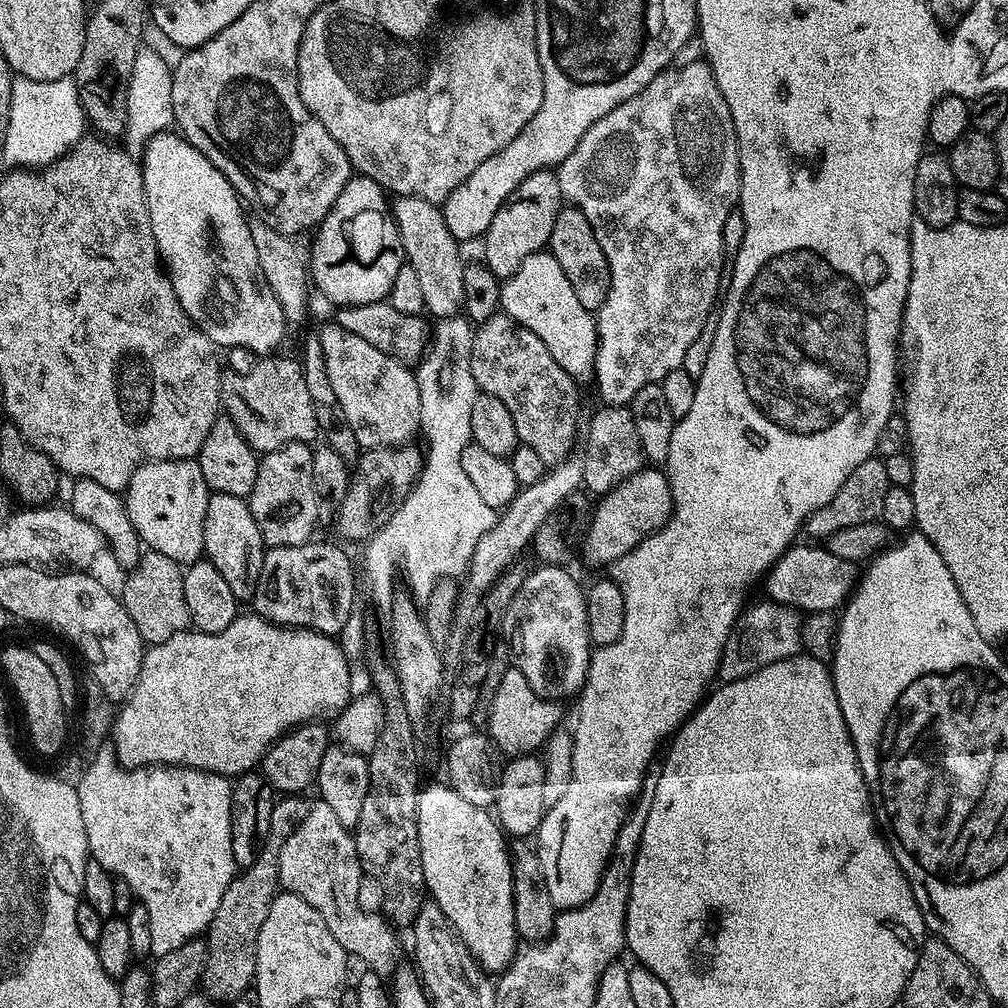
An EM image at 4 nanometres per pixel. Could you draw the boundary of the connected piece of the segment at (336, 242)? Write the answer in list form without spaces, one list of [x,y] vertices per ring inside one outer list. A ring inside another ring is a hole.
[[[356,174],[352,179],[346,182],[346,186],[342,186],[342,194],[338,194],[338,198],[334,202],[334,206],[326,214],[326,218],[315,229],[314,235],[316,235],[316,241],[312,244],[312,260],[310,256],[310,276],[318,287],[324,291],[324,296],[328,300],[333,300],[336,306],[347,306],[350,304],[369,304],[370,302],[381,302],[387,297],[390,286],[394,286],[394,277],[397,276],[400,267],[405,264],[404,259],[404,247],[400,241],[400,235],[396,229],[396,222],[392,219],[390,211],[390,200],[386,195],[383,188],[381,188],[378,182],[374,182],[370,178]]]

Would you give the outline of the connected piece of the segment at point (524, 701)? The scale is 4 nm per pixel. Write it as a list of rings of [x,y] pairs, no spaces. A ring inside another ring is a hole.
[[[509,666],[506,674],[494,690],[494,698],[487,701],[488,722],[486,734],[496,746],[496,751],[505,757],[526,756],[543,749],[548,735],[561,725],[561,705],[554,700],[543,700],[534,690],[530,690],[530,682],[526,682],[522,670]]]

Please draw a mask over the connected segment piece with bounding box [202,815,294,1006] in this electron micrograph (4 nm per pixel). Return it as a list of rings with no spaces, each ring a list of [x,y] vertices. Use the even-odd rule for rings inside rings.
[[[277,815],[273,819],[271,835],[264,841],[258,862],[243,869],[233,878],[230,886],[226,886],[226,894],[222,894],[222,902],[218,902],[218,910],[208,923],[208,957],[204,963],[202,988],[208,999],[217,1005],[231,1006],[247,993],[244,992],[247,988],[249,991],[256,979],[258,930],[262,930],[262,922],[266,922],[266,914],[270,914],[270,902],[278,894],[280,847],[292,833],[293,827],[293,821],[288,821],[284,816]]]

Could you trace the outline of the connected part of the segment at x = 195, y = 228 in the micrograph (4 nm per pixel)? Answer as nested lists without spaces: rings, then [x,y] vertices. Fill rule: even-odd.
[[[172,130],[160,132],[144,145],[142,167],[144,169],[146,202],[150,210],[150,226],[154,230],[154,242],[160,251],[160,259],[167,271],[168,279],[174,286],[174,294],[178,294],[178,302],[182,306],[182,310],[186,310],[189,318],[209,336],[213,344],[221,349],[248,348],[257,354],[275,353],[279,349],[276,347],[284,340],[284,331],[289,331],[290,325],[284,319],[278,298],[274,298],[274,290],[270,290],[270,286],[262,274],[262,266],[258,266],[258,253],[254,250],[254,238],[250,238],[250,230],[248,229],[249,217],[244,216],[246,208],[240,197],[236,195],[236,187],[220,173],[219,167],[212,163],[211,155],[205,154],[201,149],[189,144],[183,136]]]

